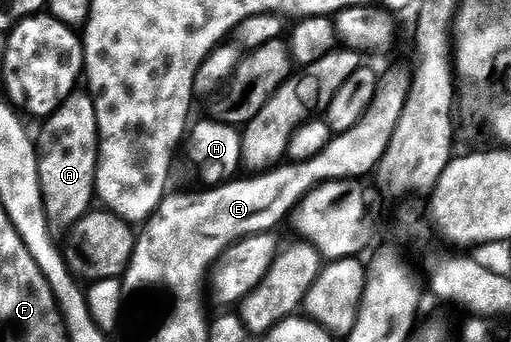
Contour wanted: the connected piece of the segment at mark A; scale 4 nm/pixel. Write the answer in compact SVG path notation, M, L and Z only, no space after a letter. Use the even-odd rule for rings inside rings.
M87 92L70 94L42 126L39 138L37 134L37 153L47 224L52 231L67 232L89 213L97 198L95 173L99 163L99 129L94 98Z

